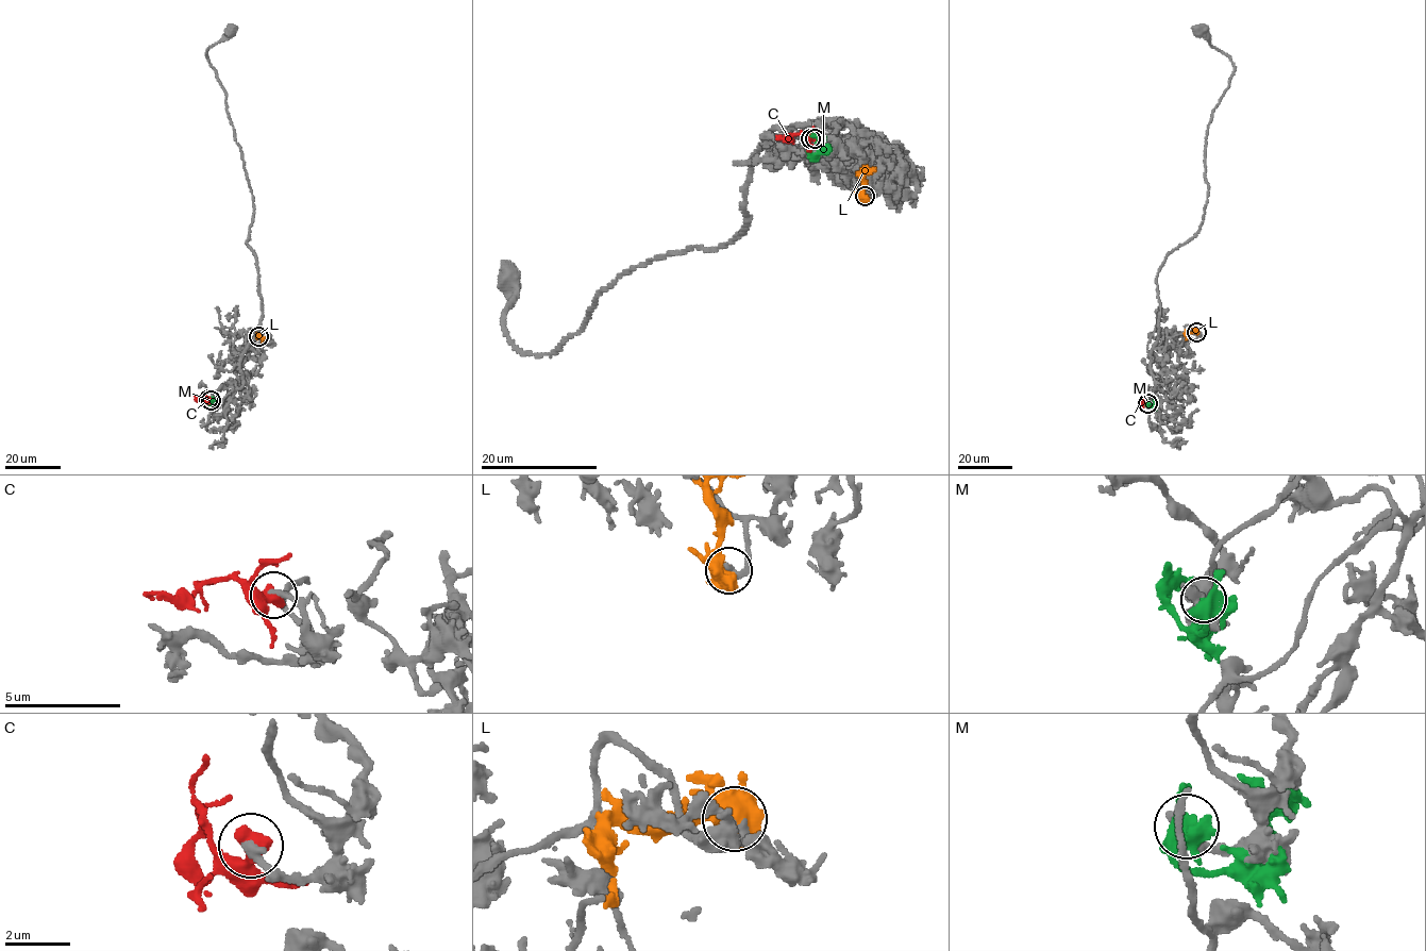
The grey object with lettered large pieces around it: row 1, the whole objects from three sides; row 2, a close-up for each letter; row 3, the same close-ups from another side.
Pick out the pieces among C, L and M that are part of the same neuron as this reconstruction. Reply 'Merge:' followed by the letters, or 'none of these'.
Merge: L

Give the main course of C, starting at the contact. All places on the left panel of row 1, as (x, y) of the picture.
C: (208, 399), (202, 394), (195, 399), (195, 395)

